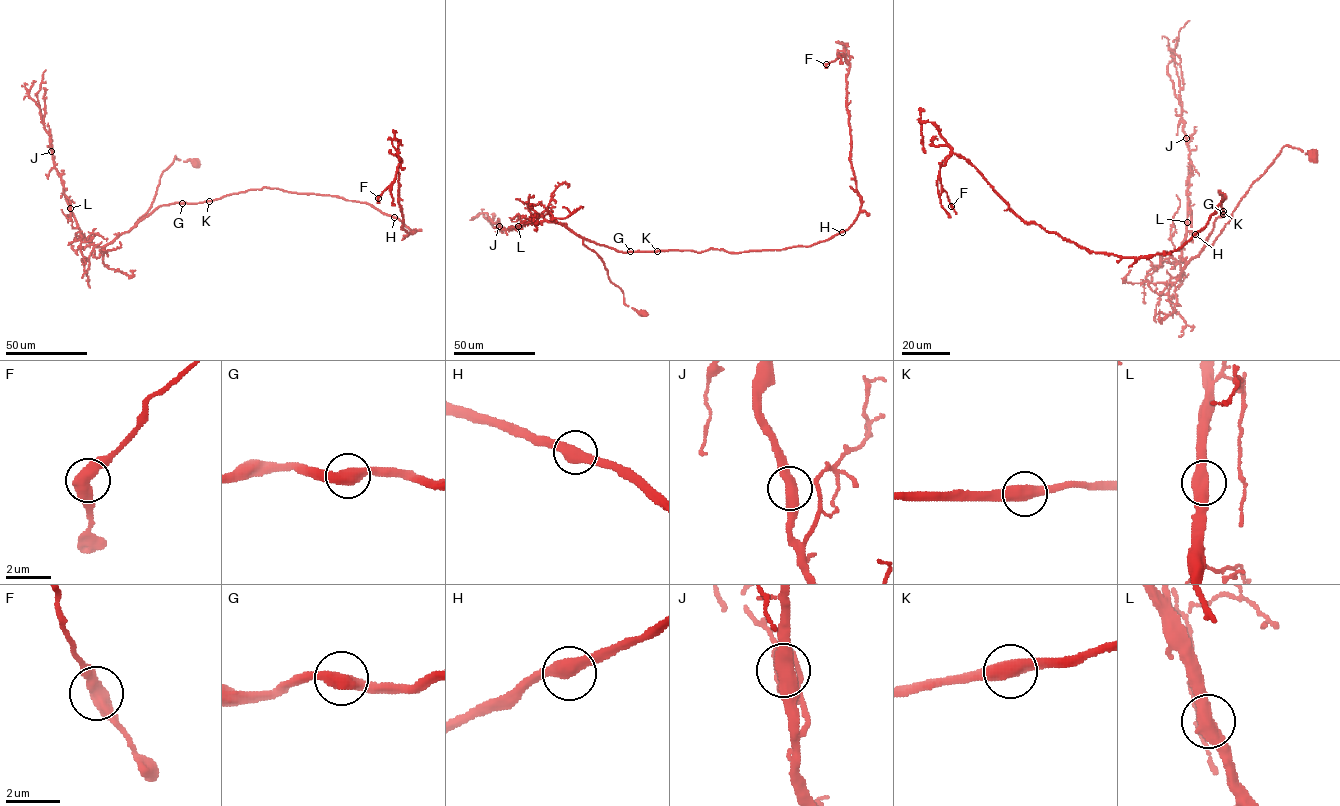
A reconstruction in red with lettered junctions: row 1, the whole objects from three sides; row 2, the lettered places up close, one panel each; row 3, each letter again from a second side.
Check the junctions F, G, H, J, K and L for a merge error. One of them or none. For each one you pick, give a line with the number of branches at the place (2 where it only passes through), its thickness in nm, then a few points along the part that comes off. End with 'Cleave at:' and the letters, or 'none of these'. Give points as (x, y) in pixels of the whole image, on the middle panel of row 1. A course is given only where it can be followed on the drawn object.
Cleave at: none of these

